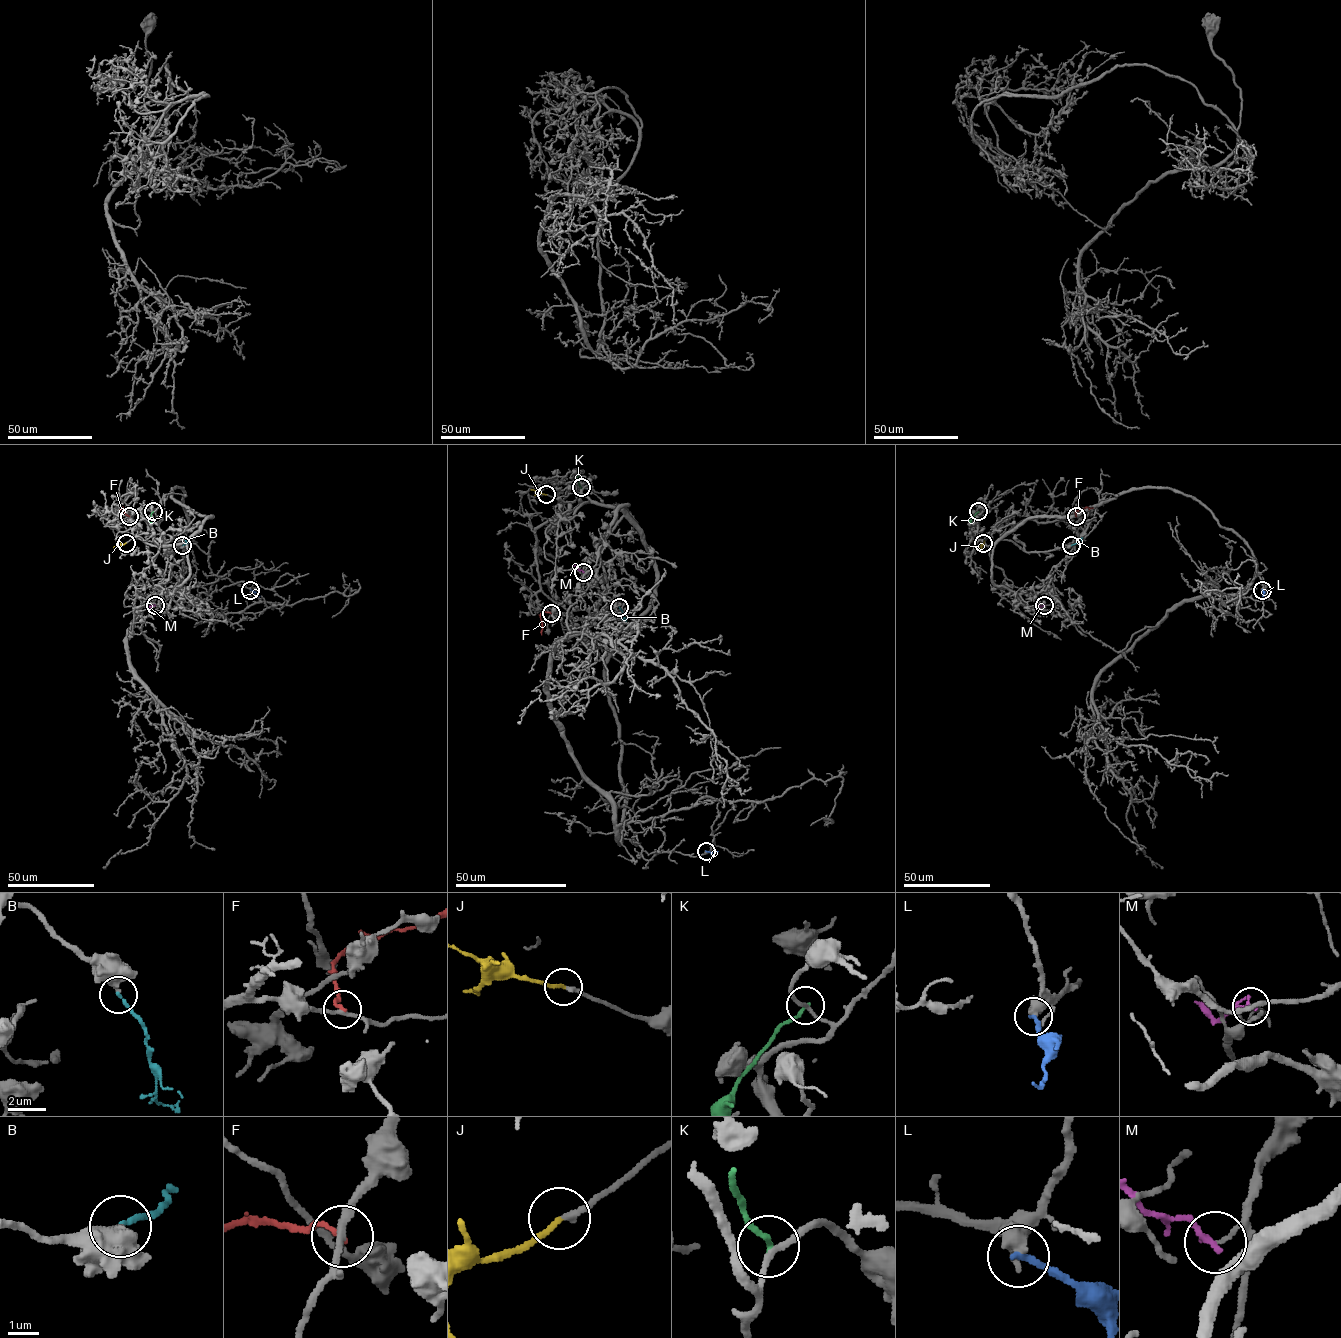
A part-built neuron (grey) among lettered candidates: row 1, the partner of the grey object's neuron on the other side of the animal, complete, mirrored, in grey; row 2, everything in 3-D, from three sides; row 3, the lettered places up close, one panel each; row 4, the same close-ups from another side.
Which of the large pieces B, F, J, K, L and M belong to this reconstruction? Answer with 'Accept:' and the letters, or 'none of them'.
Accept: J

